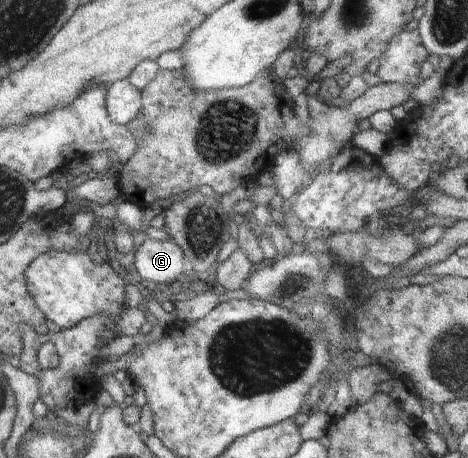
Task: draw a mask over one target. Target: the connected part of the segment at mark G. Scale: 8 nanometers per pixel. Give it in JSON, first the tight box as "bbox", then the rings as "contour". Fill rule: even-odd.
{"bbox":[134,238,190,286],"contour":[[[151,238],[139,244],[135,252],[134,265],[141,280],[155,282],[161,286],[179,282],[184,278],[184,272],[190,267],[181,247],[175,244],[175,241]]]}

